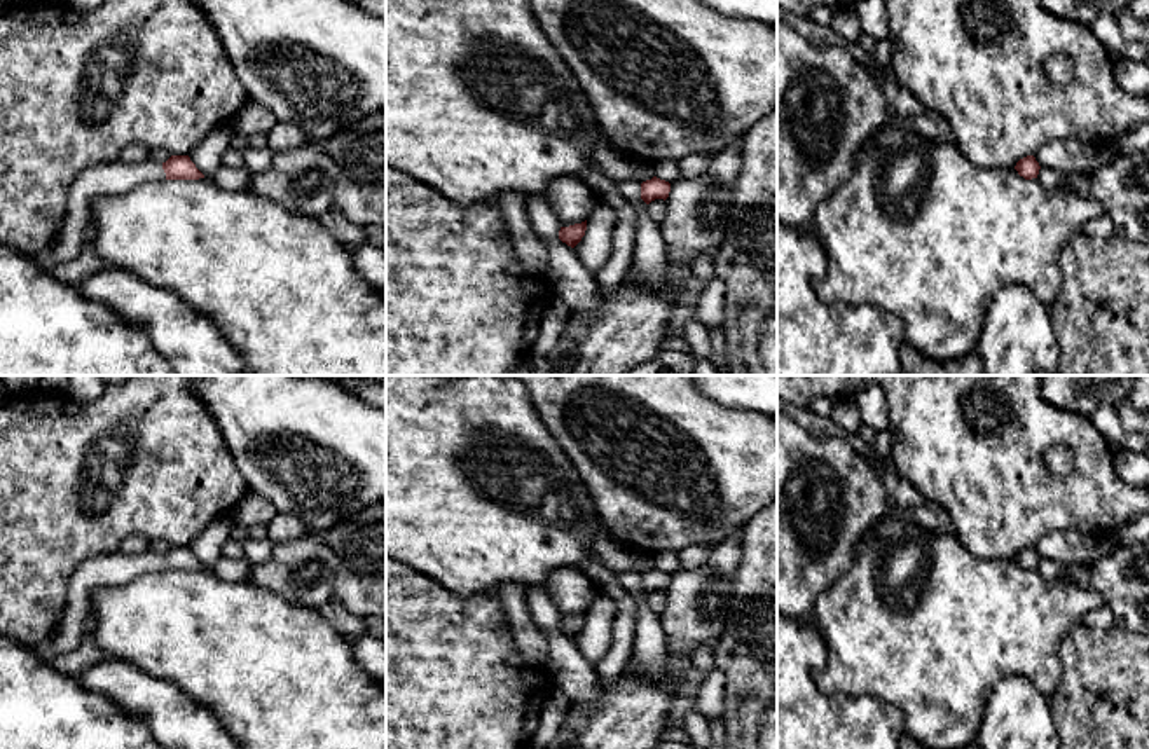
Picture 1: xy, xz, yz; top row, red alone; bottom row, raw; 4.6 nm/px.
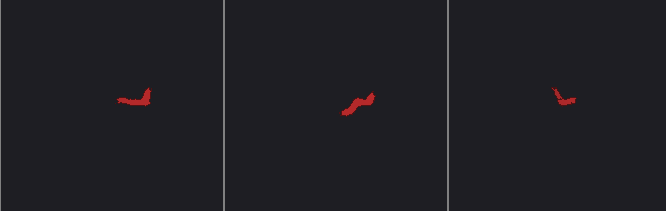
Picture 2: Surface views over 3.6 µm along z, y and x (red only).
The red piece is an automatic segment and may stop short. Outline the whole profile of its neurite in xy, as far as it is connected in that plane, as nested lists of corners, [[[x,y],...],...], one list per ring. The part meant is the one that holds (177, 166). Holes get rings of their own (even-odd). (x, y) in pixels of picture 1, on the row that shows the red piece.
[[[171,155],[159,164],[145,161],[124,164],[114,161],[93,166],[80,173],[68,190],[63,222],[47,251],[47,265],[75,260],[86,243],[89,229],[91,204],[101,196],[119,196],[157,180],[199,180],[204,175],[196,168],[189,155]]]

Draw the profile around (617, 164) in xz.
[[[609,143],[599,145],[592,152],[592,159],[595,168],[616,183],[625,180],[636,180],[643,183],[655,176],[651,161],[632,157]]]

